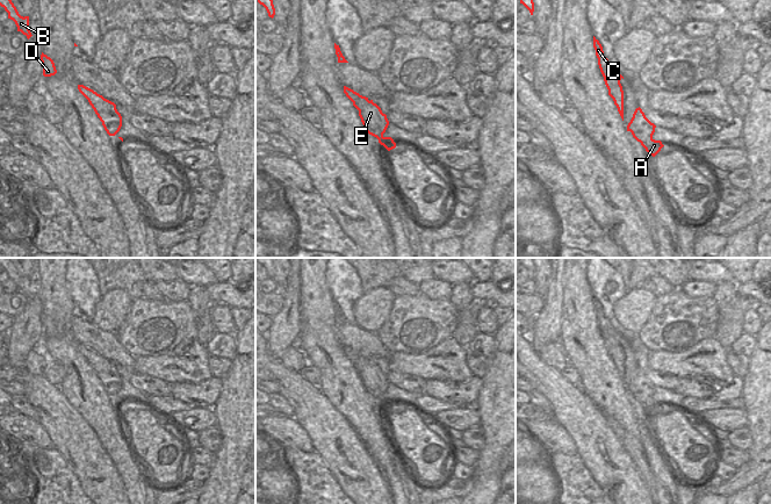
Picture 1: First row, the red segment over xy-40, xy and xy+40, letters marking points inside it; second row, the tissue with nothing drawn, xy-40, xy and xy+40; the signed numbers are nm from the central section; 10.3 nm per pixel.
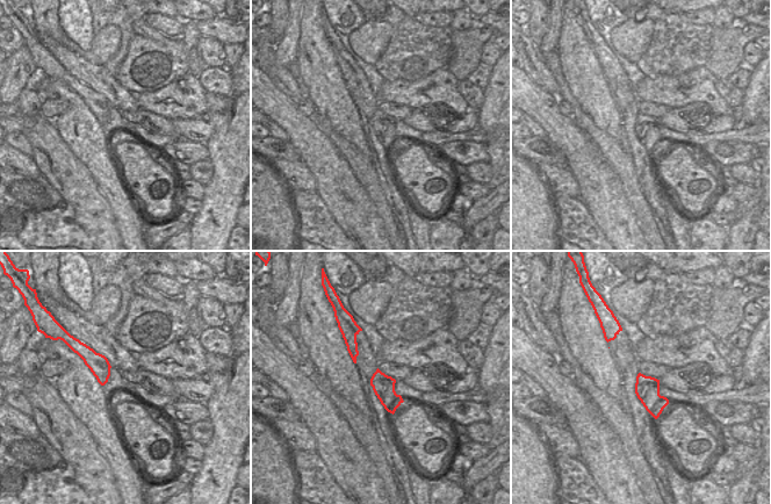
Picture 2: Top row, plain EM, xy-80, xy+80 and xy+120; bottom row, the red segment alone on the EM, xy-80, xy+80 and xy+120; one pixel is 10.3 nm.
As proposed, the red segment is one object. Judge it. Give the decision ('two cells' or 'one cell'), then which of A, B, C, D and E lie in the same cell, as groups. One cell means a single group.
two cells; A B D E / C

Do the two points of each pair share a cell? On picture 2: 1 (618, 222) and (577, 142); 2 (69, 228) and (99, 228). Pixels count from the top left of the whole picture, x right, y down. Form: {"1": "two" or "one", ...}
{"1": "one", "2": "two"}

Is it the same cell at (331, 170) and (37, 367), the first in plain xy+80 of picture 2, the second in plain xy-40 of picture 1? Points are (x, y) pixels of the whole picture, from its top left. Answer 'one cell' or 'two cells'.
two cells

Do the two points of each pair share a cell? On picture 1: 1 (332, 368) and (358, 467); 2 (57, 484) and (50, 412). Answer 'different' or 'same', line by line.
1: different
2: different

